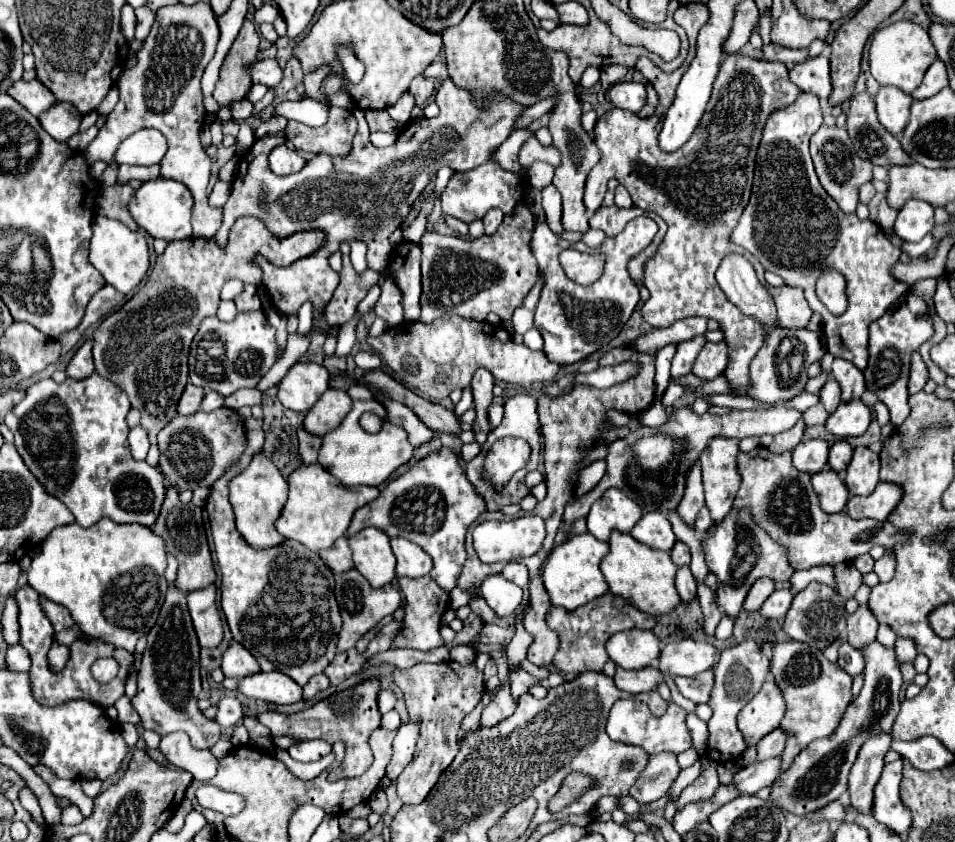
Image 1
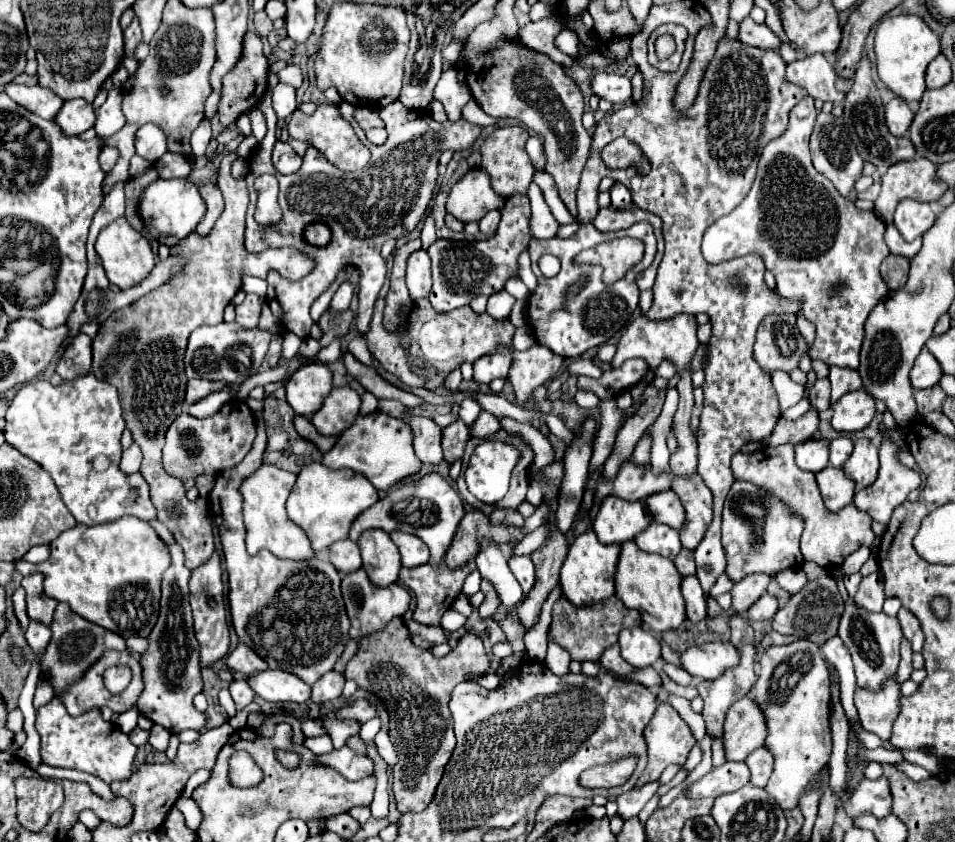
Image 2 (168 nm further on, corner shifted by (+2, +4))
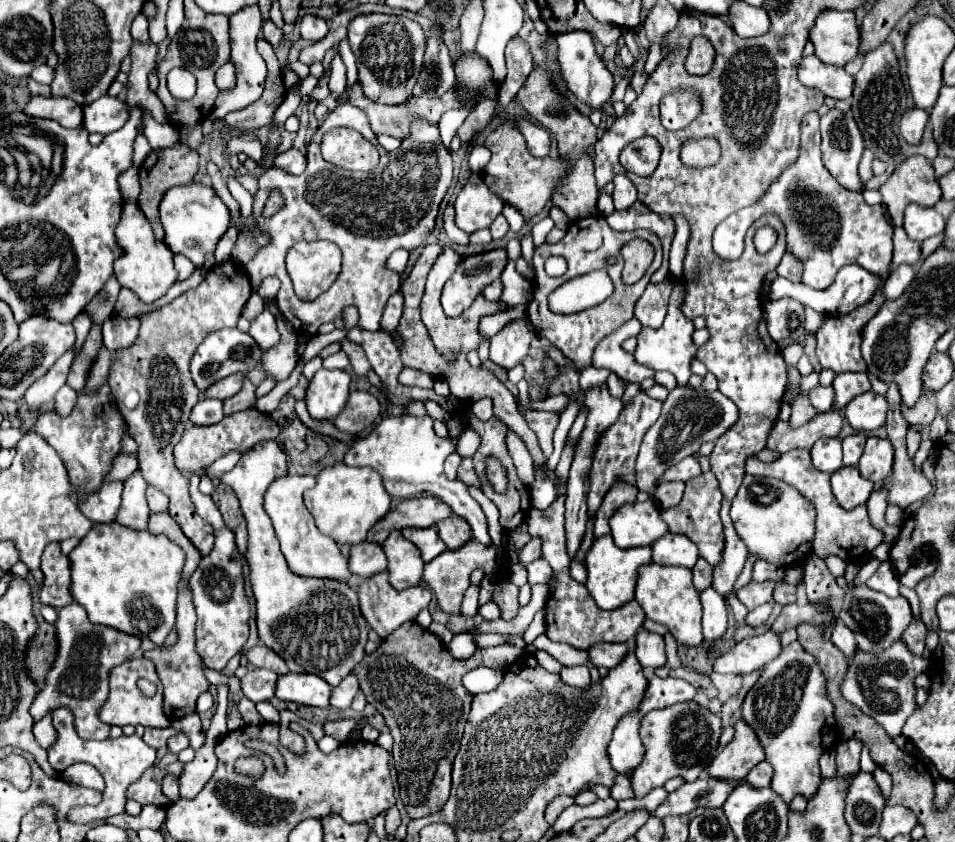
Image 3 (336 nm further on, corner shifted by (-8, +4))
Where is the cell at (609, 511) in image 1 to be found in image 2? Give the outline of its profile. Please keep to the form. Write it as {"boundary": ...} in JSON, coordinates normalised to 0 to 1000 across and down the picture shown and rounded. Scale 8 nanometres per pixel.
{"boundary":[[[637,588],[626,605],[626,612],[620,621],[620,628],[626,635],[626,643],[632,647],[653,645],[664,640],[670,631],[679,626],[679,614],[670,595],[653,595],[645,588]]]}

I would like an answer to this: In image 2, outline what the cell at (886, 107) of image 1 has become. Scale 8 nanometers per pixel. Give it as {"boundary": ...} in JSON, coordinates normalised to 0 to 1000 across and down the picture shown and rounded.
{"boundary":[[[934,115],[928,125],[926,125],[926,139],[928,139],[928,148],[932,153],[932,158],[936,163],[947,163],[947,158],[951,156],[957,134],[951,127],[951,122],[945,115]]]}

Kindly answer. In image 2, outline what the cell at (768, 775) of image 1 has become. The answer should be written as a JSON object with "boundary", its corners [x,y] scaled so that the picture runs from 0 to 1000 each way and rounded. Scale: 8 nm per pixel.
{"boundary":[[[758,906],[754,911],[748,911],[741,920],[737,920],[733,928],[725,930],[723,947],[754,947],[758,942],[769,942],[785,930],[785,913],[781,906]]]}

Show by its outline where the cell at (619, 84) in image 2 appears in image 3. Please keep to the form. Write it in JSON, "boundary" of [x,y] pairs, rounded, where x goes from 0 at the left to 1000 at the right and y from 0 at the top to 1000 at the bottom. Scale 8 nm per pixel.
{"boundary":[[[597,37],[597,39],[584,42],[582,51],[584,51],[582,70],[584,70],[586,89],[588,89],[595,108],[618,127],[630,127],[635,120],[639,120],[641,106],[643,106],[643,94],[641,94],[641,87],[630,75],[630,70],[626,68],[620,42],[616,37]]]}

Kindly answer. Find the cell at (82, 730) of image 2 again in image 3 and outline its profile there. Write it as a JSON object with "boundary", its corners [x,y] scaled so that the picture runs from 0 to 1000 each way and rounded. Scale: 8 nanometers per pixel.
{"boundary":[[[65,840],[65,842],[59,842],[59,847],[54,847],[57,852],[57,863],[61,868],[61,880],[50,890],[50,904],[52,909],[59,913],[59,916],[67,916],[71,909],[80,906],[80,904],[88,904],[88,906],[94,906],[98,909],[105,920],[109,923],[111,928],[111,937],[109,937],[109,947],[117,949],[117,954],[105,954],[101,957],[87,957],[80,958],[71,963],[71,975],[75,977],[103,977],[103,975],[109,975],[111,970],[117,970],[117,968],[124,968],[124,966],[130,966],[130,956],[132,956],[132,935],[136,930],[140,930],[155,911],[161,909],[163,904],[163,890],[155,887],[151,882],[151,878],[142,875],[142,873],[128,873],[124,878],[109,878],[109,880],[90,880],[90,878],[84,878],[82,871],[77,868],[77,859],[75,859],[75,847]]]}

